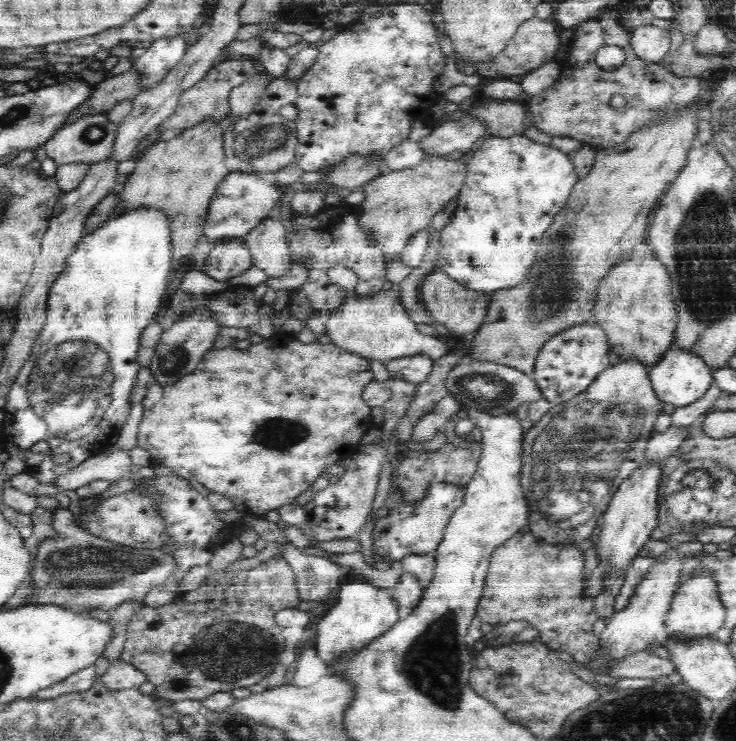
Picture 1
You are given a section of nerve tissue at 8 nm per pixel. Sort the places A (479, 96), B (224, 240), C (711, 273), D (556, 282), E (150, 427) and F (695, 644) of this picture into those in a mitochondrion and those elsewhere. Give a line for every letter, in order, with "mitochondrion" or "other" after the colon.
A: other
B: other
C: mitochondrion
D: mitochondrion
E: other
F: other

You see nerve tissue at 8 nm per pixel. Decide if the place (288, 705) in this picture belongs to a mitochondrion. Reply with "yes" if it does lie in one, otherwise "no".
no

